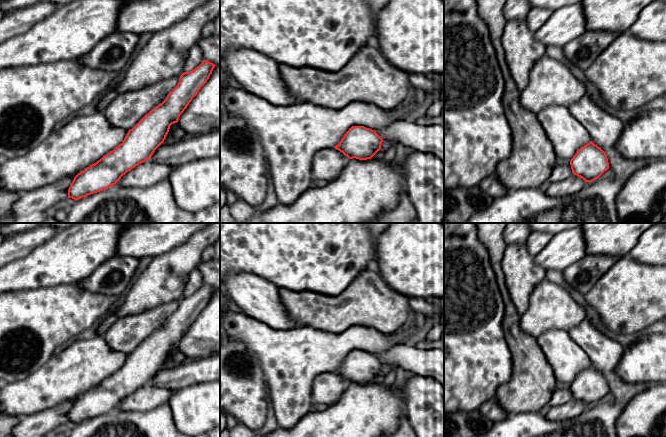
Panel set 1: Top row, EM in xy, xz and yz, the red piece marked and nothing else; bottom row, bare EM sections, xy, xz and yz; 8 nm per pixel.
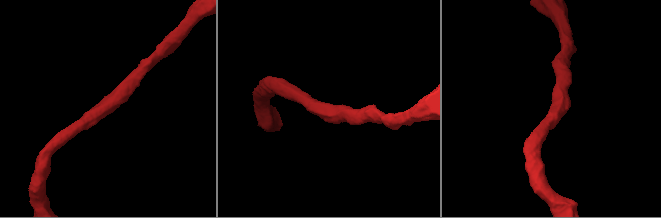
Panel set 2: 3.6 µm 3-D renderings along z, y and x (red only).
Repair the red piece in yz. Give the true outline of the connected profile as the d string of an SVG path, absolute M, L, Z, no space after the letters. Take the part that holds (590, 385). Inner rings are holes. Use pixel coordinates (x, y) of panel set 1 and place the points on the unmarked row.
M592 365L577 374L570 384L572 397L585 406L598 403L609 393L606 376L595 369Z

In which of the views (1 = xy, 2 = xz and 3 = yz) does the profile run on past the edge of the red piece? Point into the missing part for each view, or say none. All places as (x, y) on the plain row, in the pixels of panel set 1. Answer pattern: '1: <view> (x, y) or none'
1: none
2: none
3: none

